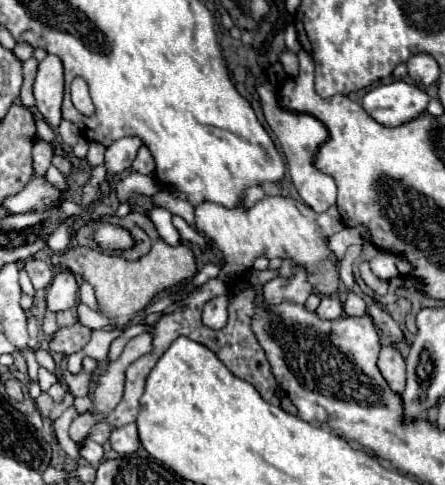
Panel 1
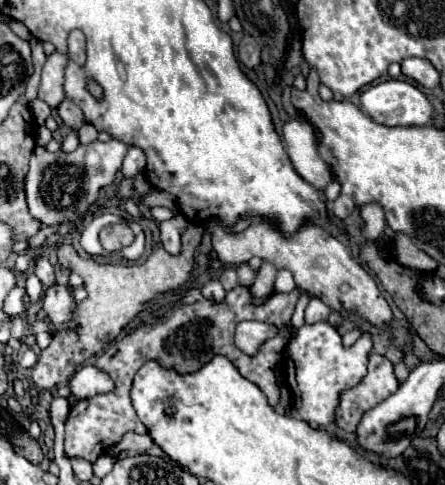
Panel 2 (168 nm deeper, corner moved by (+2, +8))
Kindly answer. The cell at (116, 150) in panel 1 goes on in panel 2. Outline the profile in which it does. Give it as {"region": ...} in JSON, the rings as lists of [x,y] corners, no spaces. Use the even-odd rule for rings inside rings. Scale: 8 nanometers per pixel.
{"region":[[[119,140],[111,142],[91,142],[81,144],[75,152],[47,152],[43,146],[37,146],[31,156],[31,168],[25,182],[27,204],[33,218],[39,222],[53,226],[53,224],[75,224],[79,222],[87,208],[97,200],[99,190],[109,186],[127,154],[127,146]],[[83,208],[83,210],[81,210]]]}

